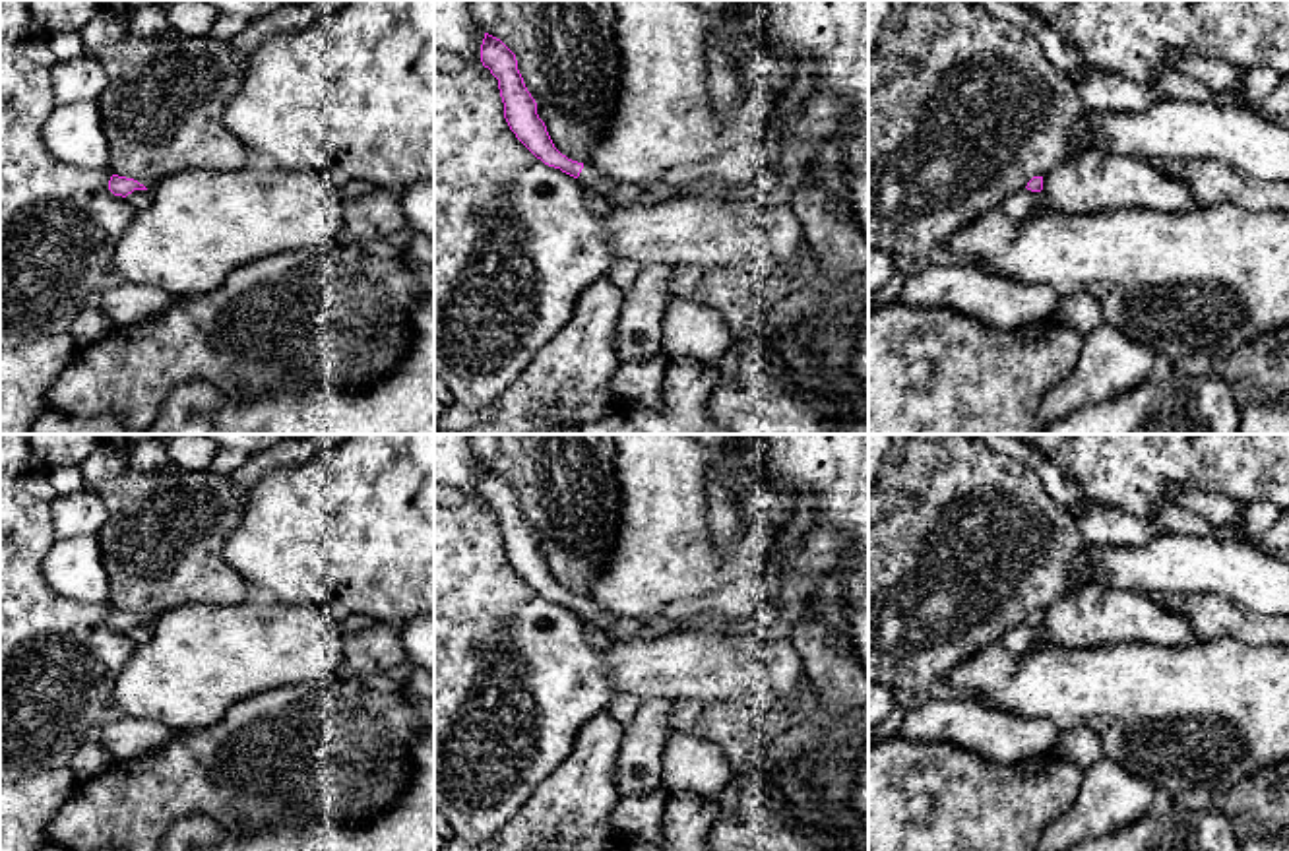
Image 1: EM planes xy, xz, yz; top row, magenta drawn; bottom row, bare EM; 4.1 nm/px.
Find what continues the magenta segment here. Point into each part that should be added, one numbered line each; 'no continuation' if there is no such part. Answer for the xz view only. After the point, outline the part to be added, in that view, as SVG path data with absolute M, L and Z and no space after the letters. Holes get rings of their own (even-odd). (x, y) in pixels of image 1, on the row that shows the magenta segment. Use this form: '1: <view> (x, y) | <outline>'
1: xz (617, 194) | M583 163L578 178L591 184L613 207L665 202L655 200L647 190L605 178L591 163Z

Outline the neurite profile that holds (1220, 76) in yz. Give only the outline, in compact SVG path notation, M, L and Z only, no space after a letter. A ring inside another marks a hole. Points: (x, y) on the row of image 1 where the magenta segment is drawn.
M1182 56L1179 68L1208 85L1213 93L1223 93L1241 85L1241 72L1223 60Z

